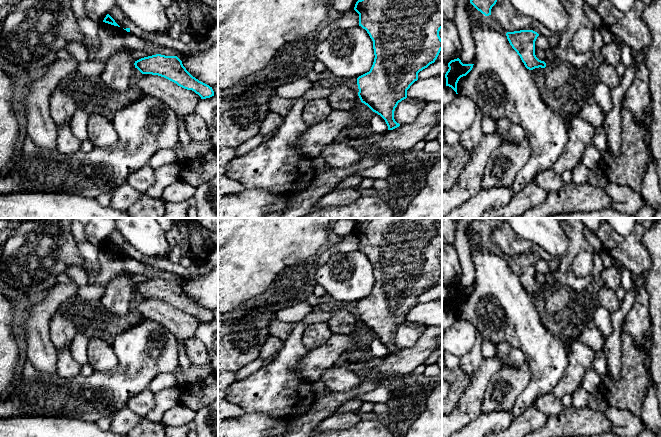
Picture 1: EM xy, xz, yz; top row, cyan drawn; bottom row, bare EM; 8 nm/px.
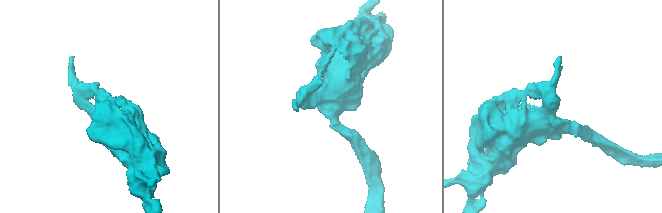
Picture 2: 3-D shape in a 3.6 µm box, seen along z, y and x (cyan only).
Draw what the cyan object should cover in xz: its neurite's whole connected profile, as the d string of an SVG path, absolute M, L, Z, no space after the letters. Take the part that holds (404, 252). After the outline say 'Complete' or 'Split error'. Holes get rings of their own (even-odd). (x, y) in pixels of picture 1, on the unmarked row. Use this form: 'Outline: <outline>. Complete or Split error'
Outline: M368 218L355 228L359 250L367 255L373 265L374 286L369 296L357 302L358 320L362 327L380 339L388 354L400 350L394 343L398 327L407 322L407 314L418 304L418 297L434 287L442 274L439 255L442 252L442 218Z. Complete

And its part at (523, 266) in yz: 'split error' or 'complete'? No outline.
complete

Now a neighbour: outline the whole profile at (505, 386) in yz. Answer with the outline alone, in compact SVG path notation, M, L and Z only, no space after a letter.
M526 361L519 367L502 366L488 382L481 404L481 413L511 411L530 379L531 371Z

